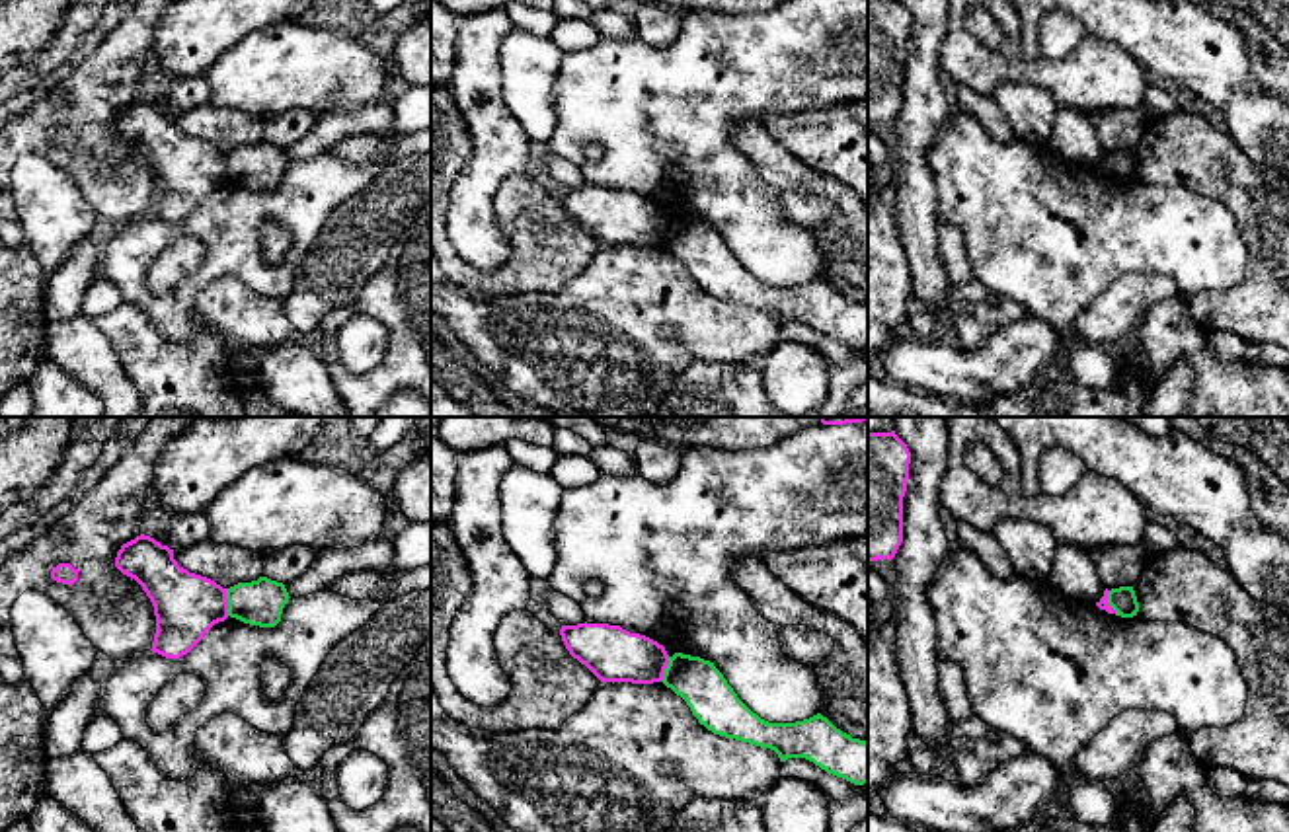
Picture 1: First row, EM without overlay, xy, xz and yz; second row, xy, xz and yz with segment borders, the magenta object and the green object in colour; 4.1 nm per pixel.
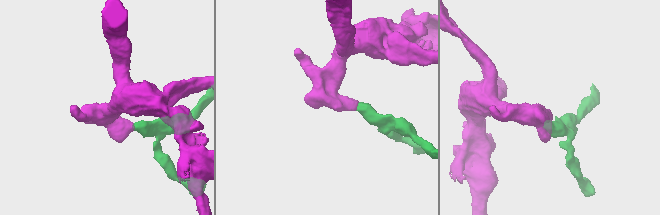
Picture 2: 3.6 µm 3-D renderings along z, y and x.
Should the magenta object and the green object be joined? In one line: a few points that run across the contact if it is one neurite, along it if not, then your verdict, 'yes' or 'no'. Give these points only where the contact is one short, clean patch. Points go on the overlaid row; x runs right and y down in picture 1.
line xy (225, 589), (229, 614); no

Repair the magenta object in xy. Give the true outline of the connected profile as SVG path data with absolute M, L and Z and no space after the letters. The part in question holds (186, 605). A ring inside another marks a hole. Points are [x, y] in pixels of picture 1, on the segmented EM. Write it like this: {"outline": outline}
{"outline": "M150 536L123 544L115 567L135 579L154 606L152 653L179 659L228 618L226 588L179 567L174 549Z"}

